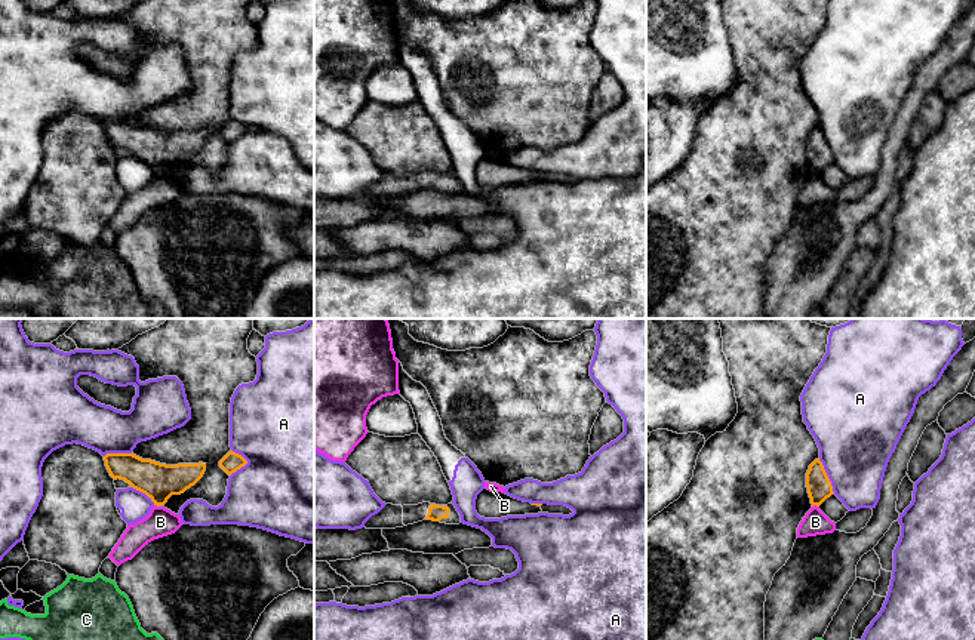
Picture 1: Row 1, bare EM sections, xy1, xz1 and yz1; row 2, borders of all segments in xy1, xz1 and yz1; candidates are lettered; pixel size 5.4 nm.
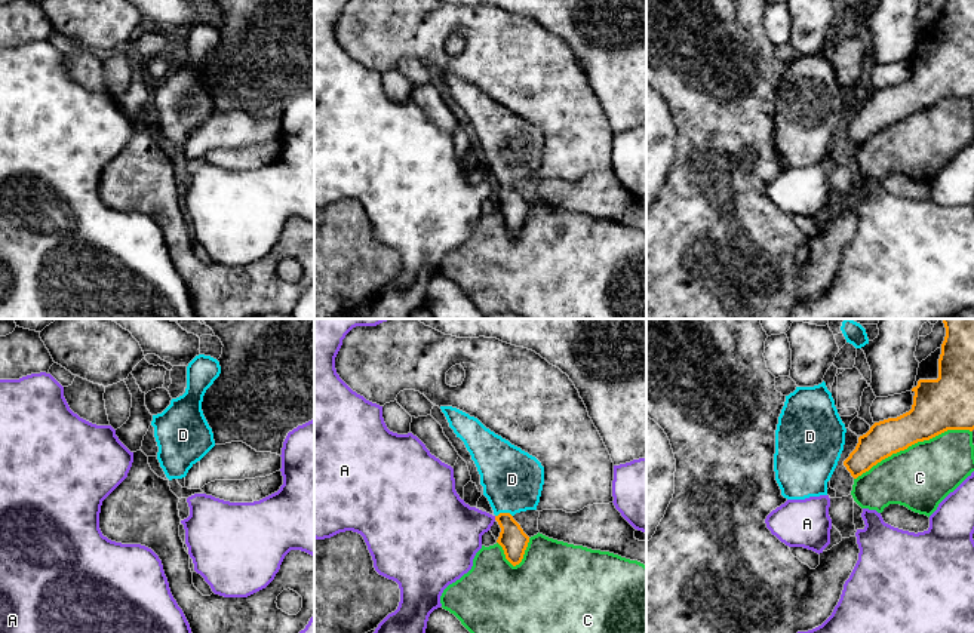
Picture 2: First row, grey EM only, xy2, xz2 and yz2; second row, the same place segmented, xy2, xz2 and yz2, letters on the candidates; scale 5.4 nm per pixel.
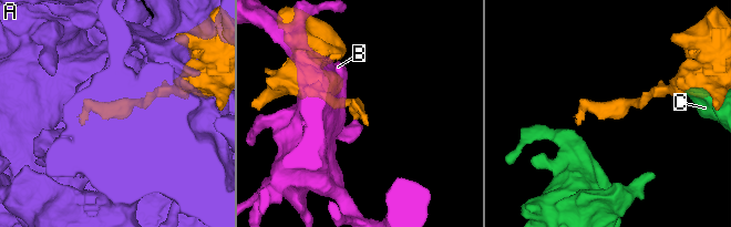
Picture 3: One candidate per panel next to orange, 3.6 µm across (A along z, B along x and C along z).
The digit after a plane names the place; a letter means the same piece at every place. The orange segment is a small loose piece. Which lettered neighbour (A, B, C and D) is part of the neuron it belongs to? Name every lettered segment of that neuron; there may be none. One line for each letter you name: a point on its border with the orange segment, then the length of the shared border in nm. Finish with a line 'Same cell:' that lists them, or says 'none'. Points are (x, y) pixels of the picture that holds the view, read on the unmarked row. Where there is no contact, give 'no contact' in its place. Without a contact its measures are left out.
D: meets orange in xz2 at (503, 181); contact 100 nm long
Same cell: D

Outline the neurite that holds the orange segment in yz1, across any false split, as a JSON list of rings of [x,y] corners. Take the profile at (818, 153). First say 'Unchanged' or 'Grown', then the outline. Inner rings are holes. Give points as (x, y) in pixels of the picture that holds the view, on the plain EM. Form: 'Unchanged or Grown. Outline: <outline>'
Unchanged. Outline: [[[815,127],[806,141],[806,156],[812,175],[819,175],[833,160],[831,150],[824,138],[822,130]]]

